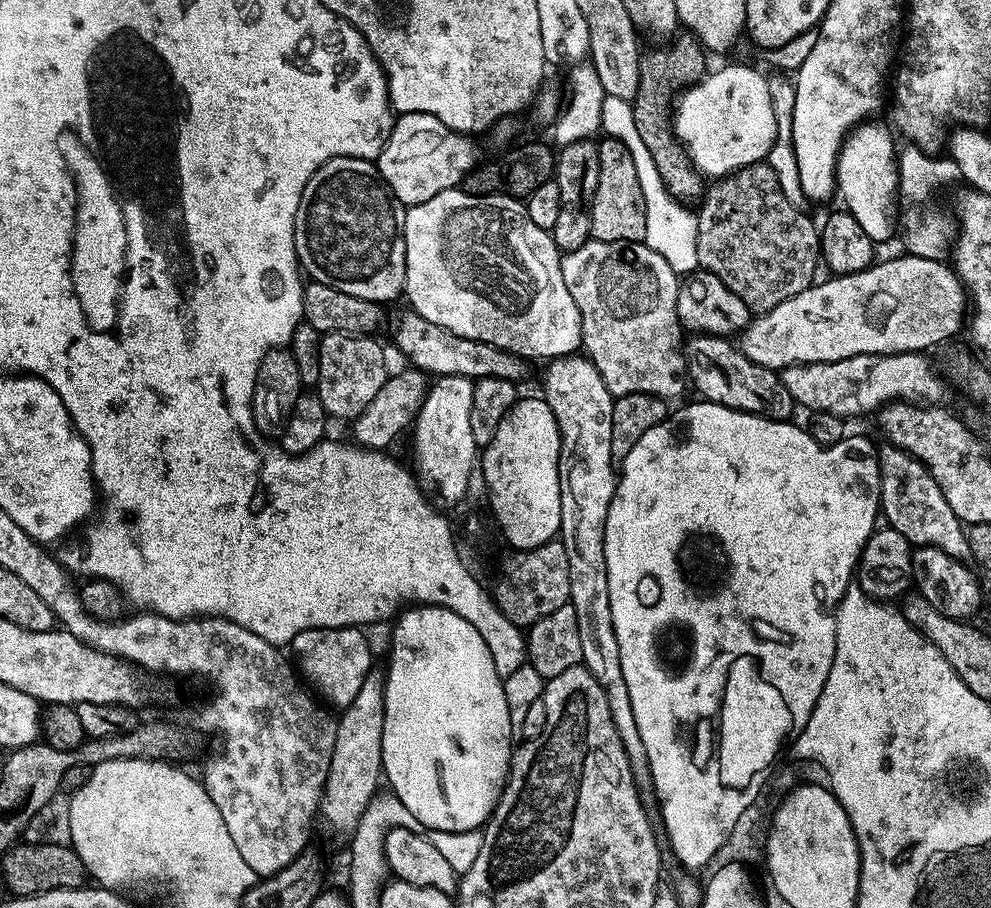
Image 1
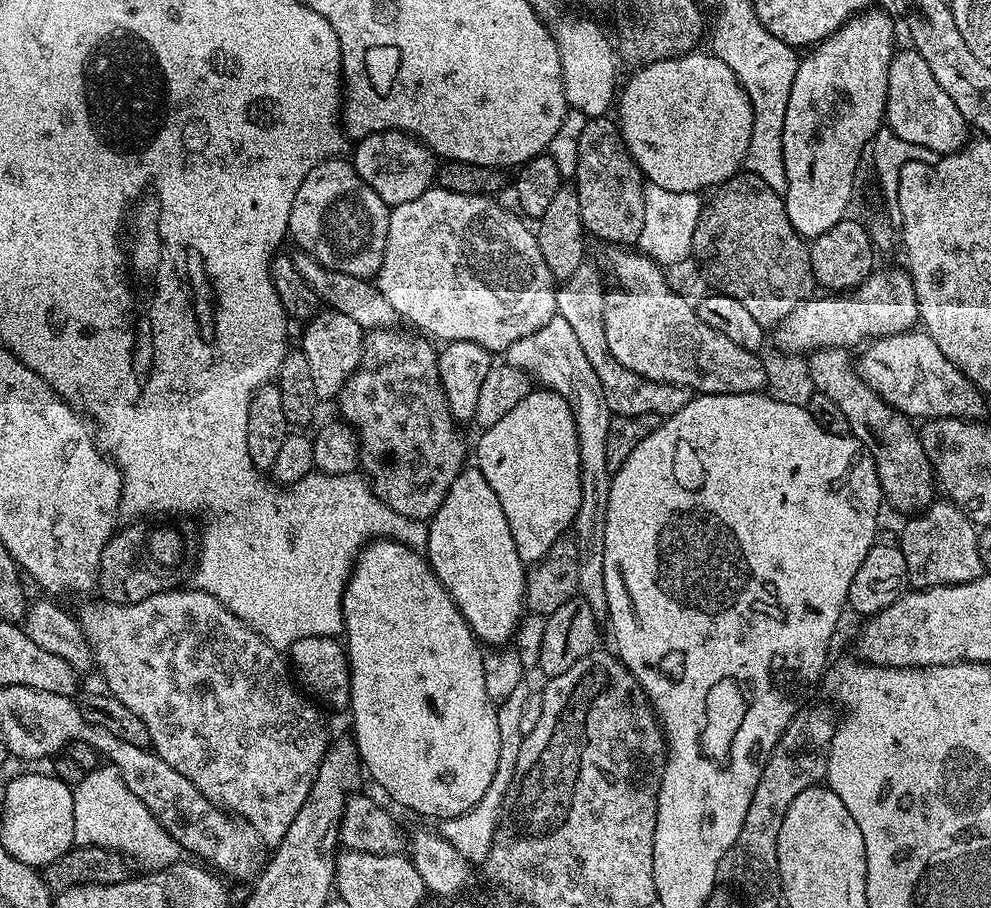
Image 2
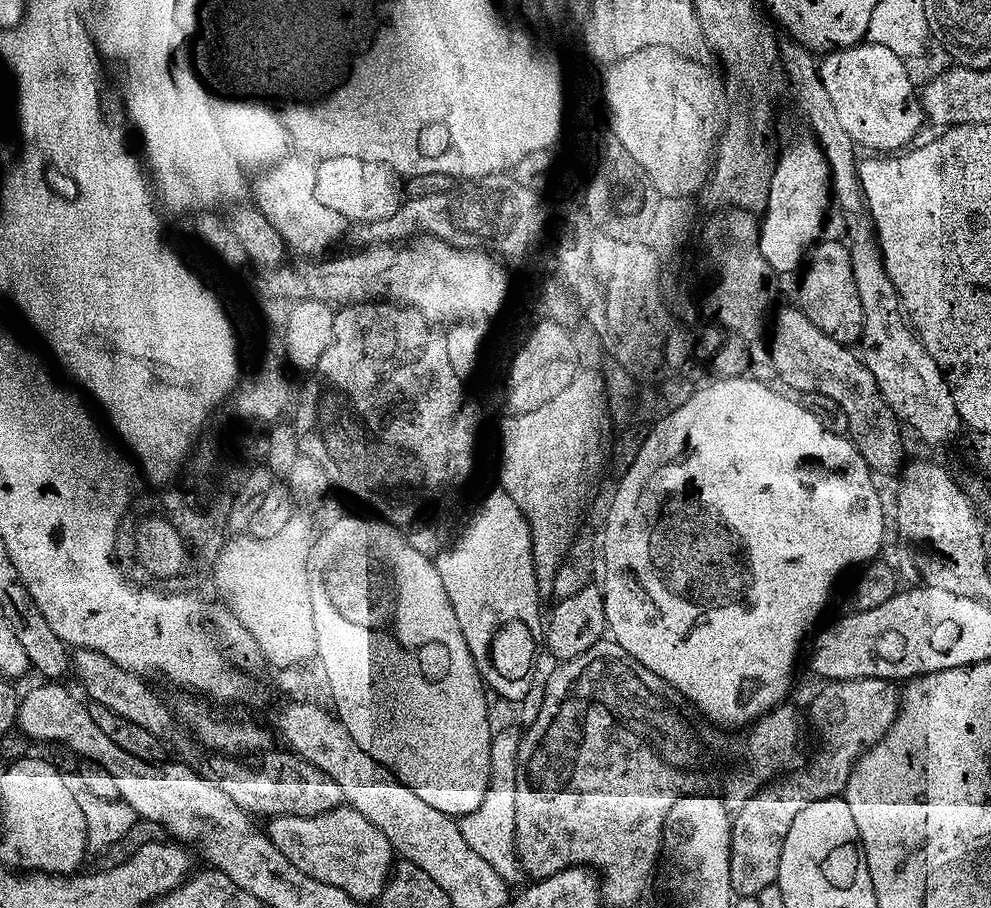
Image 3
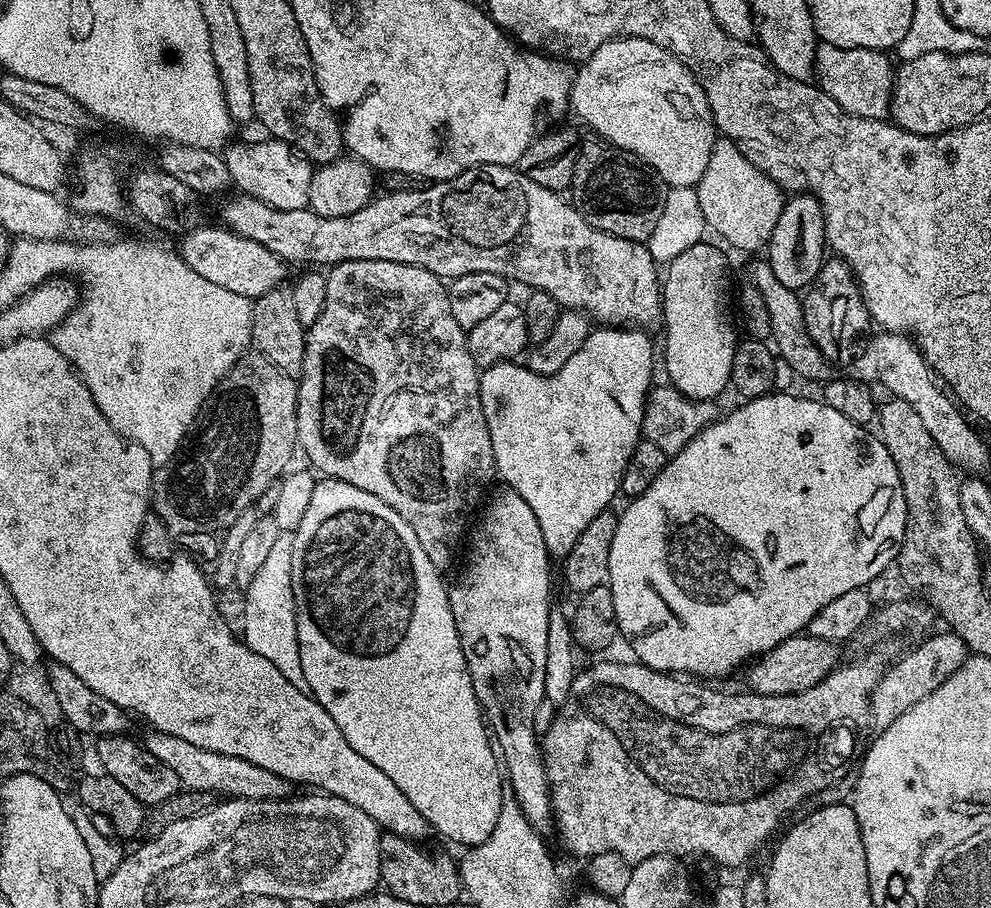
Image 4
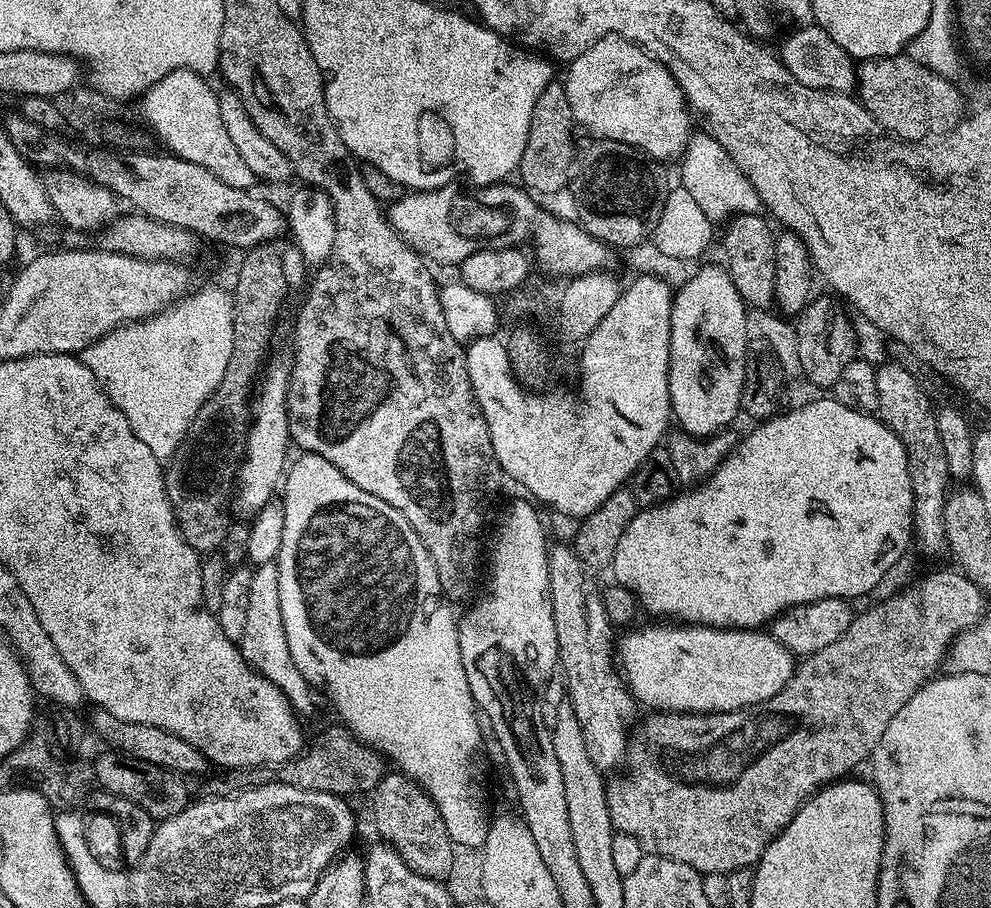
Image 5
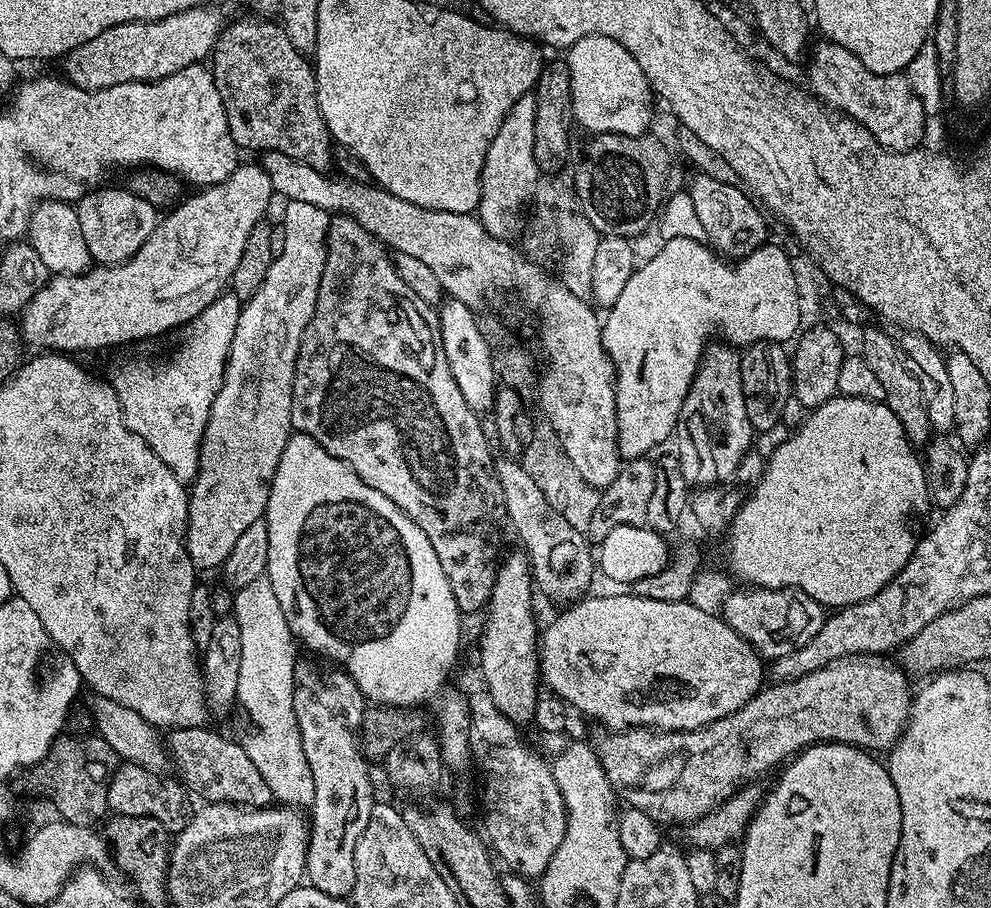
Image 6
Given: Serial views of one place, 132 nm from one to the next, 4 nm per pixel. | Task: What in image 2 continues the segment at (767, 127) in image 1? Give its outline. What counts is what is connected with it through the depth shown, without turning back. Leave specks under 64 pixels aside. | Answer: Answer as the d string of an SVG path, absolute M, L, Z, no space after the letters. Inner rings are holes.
M697 50L687 52L684 56L675 56L669 60L659 60L653 64L646 64L642 68L635 69L628 81L623 81L622 87L618 92L618 108L620 106L620 116L618 115L618 127L620 136L624 139L624 145L628 148L629 154L634 158L634 162L640 167L640 171L647 183L657 184L665 190L686 191L699 193L700 188L715 189L717 186L729 180L731 176L737 175L745 163L747 147L750 146L751 126L752 126L752 103L748 100L743 86L738 82L734 70L726 66L714 54L707 51Z

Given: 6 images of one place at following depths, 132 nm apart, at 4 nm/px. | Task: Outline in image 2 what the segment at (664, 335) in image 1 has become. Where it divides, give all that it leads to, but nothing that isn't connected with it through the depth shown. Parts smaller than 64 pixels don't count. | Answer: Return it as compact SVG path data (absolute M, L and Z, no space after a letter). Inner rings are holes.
M586 262L574 270L572 277L559 285L556 293L556 311L574 330L578 342L582 342L582 351L590 366L594 366L594 374L598 374L598 382L602 382L602 394L606 394L606 406L618 416L637 416L638 414L658 414L667 418L678 414L682 406L692 401L693 391L674 384L663 384L642 378L634 374L634 370L626 370L622 362L610 354L606 346L606 330L604 329L604 297L606 287L600 281L601 269L595 268L592 262Z

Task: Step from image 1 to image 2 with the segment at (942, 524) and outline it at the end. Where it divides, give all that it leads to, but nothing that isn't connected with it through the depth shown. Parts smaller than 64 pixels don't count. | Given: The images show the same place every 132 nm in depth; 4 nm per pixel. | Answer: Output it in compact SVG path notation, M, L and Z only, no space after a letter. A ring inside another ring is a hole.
M819 348L816 352L807 357L810 378L813 379L815 391L826 394L842 406L842 414L850 422L850 433L862 445L863 451L868 453L868 459L874 462L876 475L880 483L880 490L883 499L892 508L897 508L904 514L919 514L934 502L934 497L938 492L938 481L932 471L930 458L926 458L926 450L920 441L920 433L917 425L911 419L892 408L875 393L874 390L860 377L854 367L853 357L850 358L849 349L846 348Z

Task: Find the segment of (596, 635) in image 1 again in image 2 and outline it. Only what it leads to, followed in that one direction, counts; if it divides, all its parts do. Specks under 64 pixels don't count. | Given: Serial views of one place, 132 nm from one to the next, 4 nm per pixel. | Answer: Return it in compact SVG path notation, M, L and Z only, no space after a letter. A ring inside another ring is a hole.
M559 314L552 317L552 322L545 328L539 328L534 334L514 342L506 349L507 363L516 368L523 369L529 374L537 374L547 364L552 364L560 356L560 385L558 391L566 398L566 402L572 408L574 422L578 430L578 458L580 459L580 481L582 482L582 502L578 506L576 519L572 521L571 531L578 546L578 596L589 604L593 614L598 618L608 615L608 603L606 602L606 582L604 581L604 539L606 538L606 506L608 495L612 485L613 473L606 466L606 430L610 430L610 422L614 413L606 406L606 394L602 394L602 382L598 382L598 374L594 374L594 366L586 359L586 353L582 351L582 342L578 342L574 330L568 328L567 322Z

